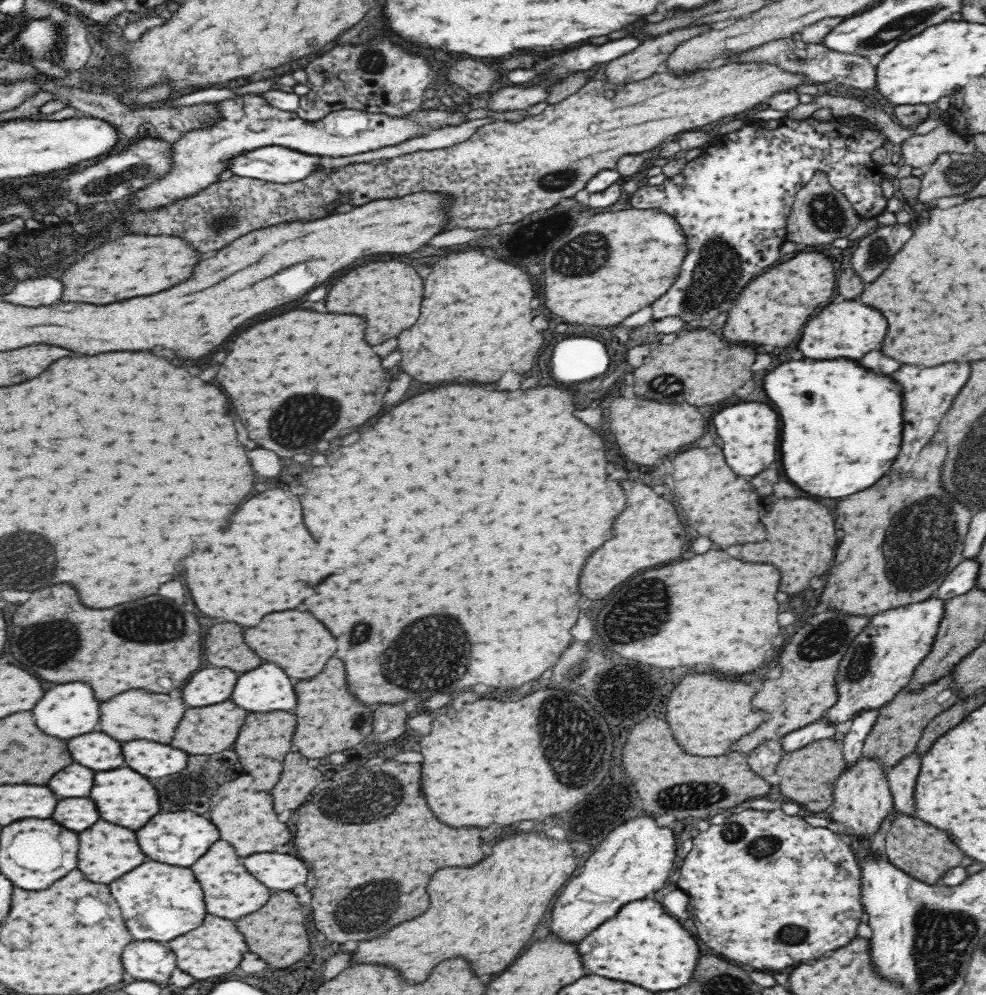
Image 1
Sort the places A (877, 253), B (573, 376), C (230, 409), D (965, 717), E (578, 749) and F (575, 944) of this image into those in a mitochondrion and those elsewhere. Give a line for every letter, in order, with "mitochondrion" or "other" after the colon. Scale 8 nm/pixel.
A: mitochondrion
B: other
C: other
D: other
E: mitochondrion
F: other

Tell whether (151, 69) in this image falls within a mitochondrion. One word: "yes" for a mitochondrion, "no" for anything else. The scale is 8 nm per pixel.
no

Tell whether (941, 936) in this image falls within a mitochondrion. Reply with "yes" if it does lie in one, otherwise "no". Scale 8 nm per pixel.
yes

